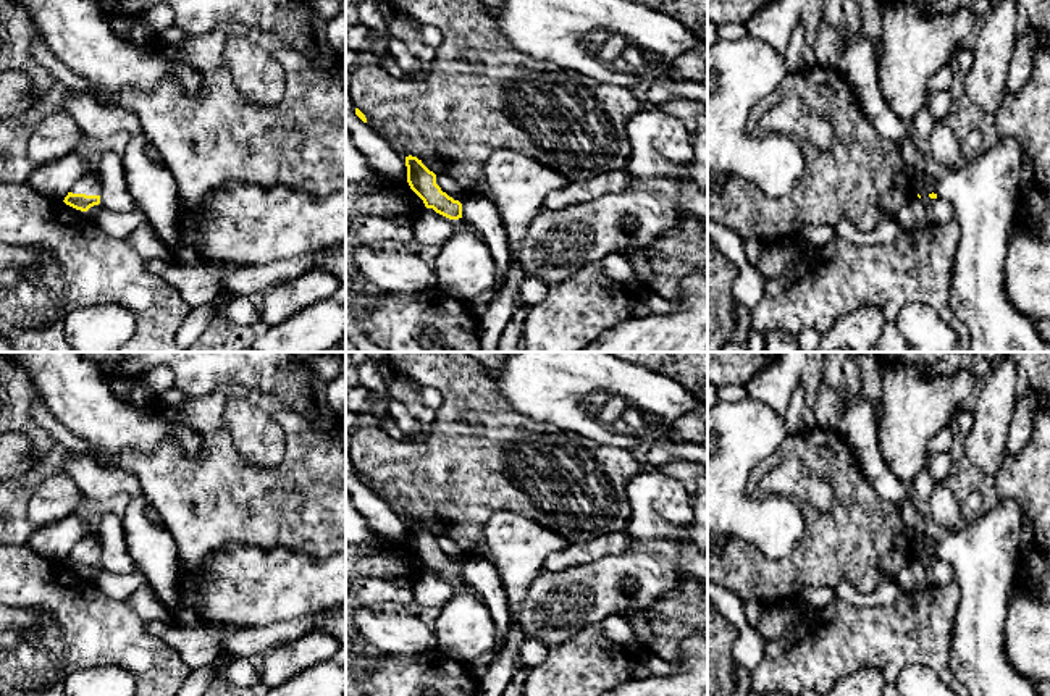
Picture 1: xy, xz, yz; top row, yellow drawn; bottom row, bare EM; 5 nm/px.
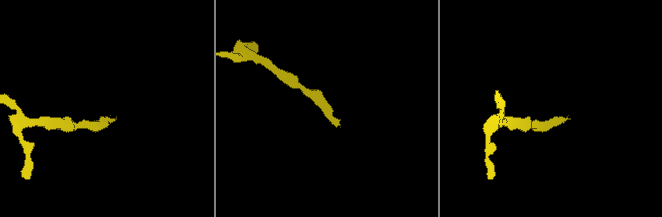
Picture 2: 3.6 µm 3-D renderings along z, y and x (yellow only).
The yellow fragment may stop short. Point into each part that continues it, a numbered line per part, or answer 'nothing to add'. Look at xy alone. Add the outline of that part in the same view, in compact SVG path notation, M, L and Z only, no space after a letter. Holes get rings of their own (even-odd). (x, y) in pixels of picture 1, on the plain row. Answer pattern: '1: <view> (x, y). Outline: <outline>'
1: xy (89, 546). Outline: M82 538L71 549L73 556L86 556L86 557L102 557L102 544L97 538Z

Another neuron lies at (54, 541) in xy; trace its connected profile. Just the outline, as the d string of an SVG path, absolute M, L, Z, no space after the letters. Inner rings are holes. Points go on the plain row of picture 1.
M71 514L61 520L37 528L29 536L29 546L37 556L65 562L76 543L84 538L84 514Z

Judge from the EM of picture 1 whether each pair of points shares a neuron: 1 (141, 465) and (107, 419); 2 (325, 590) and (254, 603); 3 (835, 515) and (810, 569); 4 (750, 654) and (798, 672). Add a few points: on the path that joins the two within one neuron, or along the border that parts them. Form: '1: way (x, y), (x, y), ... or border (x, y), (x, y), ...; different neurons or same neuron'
1: border (168, 443), (151, 451), (125, 451), (107, 467); different neurons
2: way (307, 590), (272, 590); same neuron
3: way (845, 532), (845, 546), (826, 566); same neuron
4: border (768, 640), (763, 658), (751, 674); different neurons

